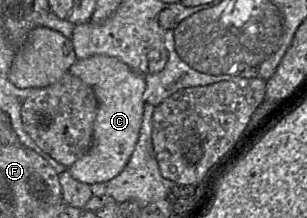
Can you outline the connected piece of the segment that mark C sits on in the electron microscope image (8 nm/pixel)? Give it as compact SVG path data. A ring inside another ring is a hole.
M107 55L77 59L69 73L79 77L94 90L98 112L90 150L67 170L76 180L89 185L109 181L125 168L138 142L145 106L145 79L126 63Z

